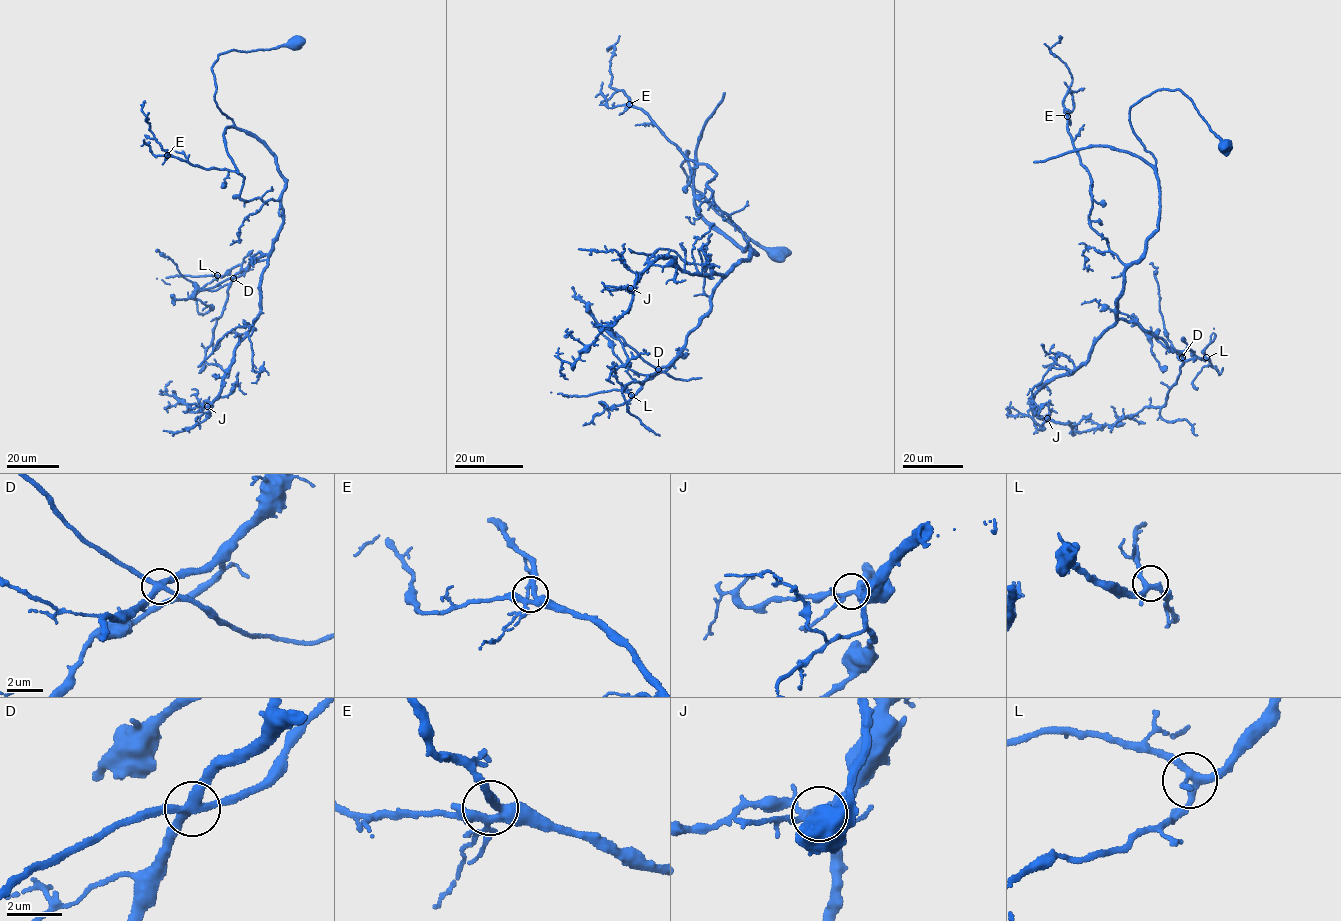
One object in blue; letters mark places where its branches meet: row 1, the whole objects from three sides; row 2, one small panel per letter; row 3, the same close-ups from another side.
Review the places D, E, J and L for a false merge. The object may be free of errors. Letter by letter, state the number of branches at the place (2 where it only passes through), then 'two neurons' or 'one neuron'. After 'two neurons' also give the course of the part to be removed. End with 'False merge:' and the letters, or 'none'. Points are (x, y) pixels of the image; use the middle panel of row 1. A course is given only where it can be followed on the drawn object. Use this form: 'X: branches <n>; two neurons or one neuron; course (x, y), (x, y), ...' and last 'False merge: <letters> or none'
D: branches 4; one neuron
E: branches 4; one neuron
J: branches 4; one neuron
L: branches 4; one neuron
False merge: none

